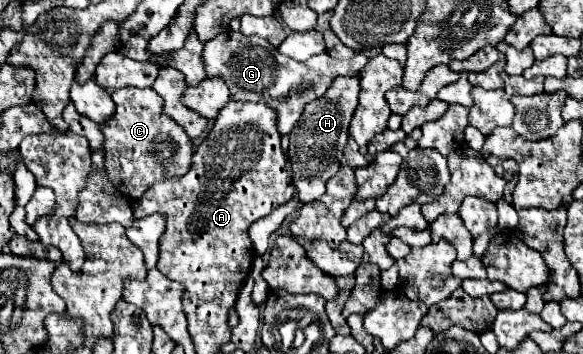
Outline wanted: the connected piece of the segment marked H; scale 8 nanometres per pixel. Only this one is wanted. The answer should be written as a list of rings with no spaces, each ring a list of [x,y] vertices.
[[[359,75],[355,77],[337,77],[331,83],[331,89],[313,103],[307,103],[303,117],[295,123],[297,127],[289,133],[289,153],[293,161],[293,181],[295,191],[301,203],[315,201],[325,193],[325,181],[339,171],[339,161],[343,157],[343,147],[349,137],[349,123],[357,107],[359,97]]]

